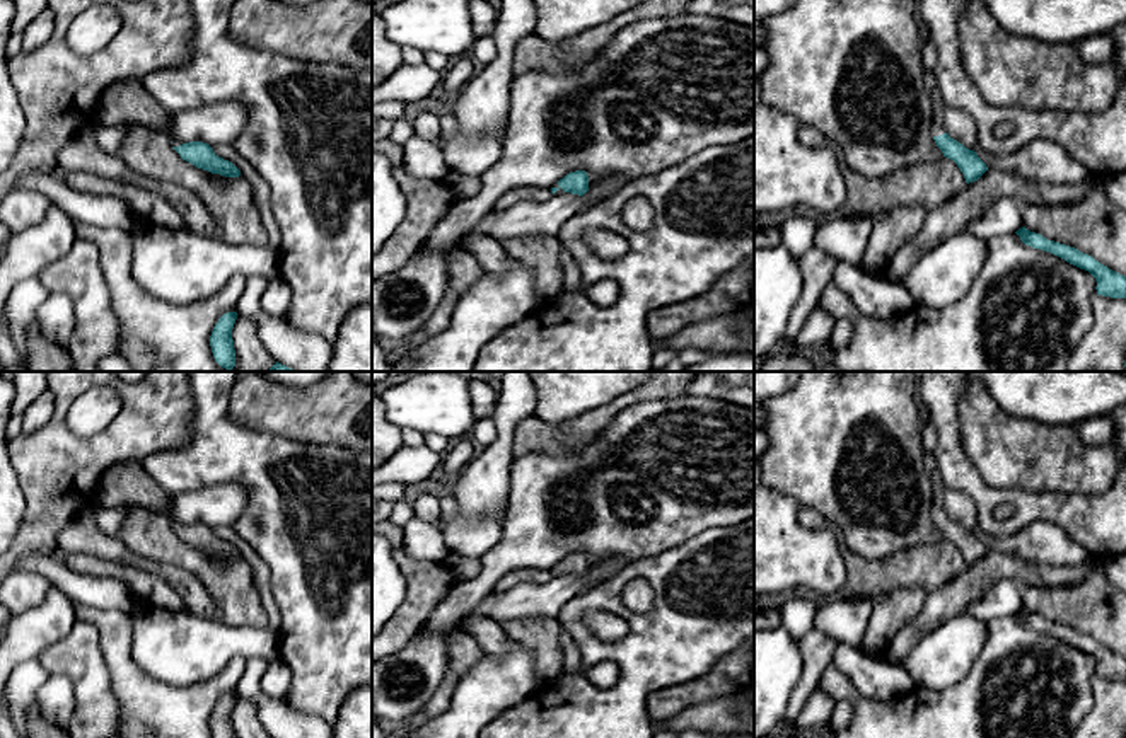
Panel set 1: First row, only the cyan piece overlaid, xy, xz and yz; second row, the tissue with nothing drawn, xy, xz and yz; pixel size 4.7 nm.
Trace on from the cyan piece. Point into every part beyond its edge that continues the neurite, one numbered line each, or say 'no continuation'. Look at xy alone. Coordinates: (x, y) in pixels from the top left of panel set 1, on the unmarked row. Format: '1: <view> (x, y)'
1: xy (123, 483)

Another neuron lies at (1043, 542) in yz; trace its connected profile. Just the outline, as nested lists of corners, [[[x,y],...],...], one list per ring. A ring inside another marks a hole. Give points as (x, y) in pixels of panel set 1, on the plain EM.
[[[1034,522],[1008,537],[993,537],[981,530],[978,539],[988,551],[1019,556],[1029,562],[1044,566],[1077,566],[1090,554],[1073,542],[1066,532],[1051,522]]]

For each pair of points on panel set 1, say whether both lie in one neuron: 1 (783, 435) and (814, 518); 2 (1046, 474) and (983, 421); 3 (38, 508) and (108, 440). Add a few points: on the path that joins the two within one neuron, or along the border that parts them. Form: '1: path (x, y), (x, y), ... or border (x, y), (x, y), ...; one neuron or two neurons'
1: border (800, 505), (814, 508), (828, 525); two neurons
2: path (1031, 459), (1026, 454), (1014, 452), (998, 437); one neuron
3: path (55, 491), (91, 457); one neuron

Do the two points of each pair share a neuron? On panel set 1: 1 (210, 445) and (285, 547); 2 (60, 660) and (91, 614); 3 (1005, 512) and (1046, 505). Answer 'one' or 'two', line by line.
1: one
2: two
3: two

